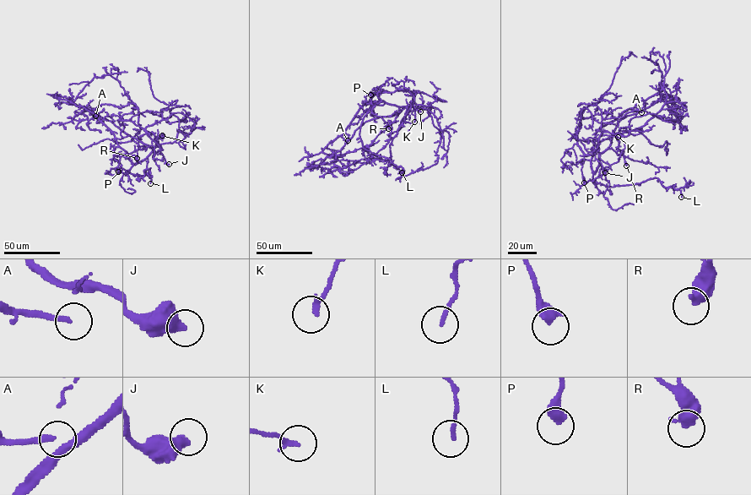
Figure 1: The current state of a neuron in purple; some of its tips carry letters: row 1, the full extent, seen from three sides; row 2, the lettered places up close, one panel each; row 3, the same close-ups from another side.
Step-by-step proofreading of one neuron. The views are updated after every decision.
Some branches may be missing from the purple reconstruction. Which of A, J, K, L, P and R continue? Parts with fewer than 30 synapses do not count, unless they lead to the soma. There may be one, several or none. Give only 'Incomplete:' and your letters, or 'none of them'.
Incomplete: A, J

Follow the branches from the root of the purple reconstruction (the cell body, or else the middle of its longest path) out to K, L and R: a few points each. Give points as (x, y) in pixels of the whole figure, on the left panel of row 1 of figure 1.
K: (134, 163), (143, 160), (154, 147), (157, 138), (162, 135)
L: (134, 163), (126, 172), (107, 172), (111, 168), (121, 168), (137, 175), (147, 174), (152, 176), (150, 183)
R: (134, 163), (143, 160), (153, 149), (145, 144), (142, 149), (137, 149), (137, 158)

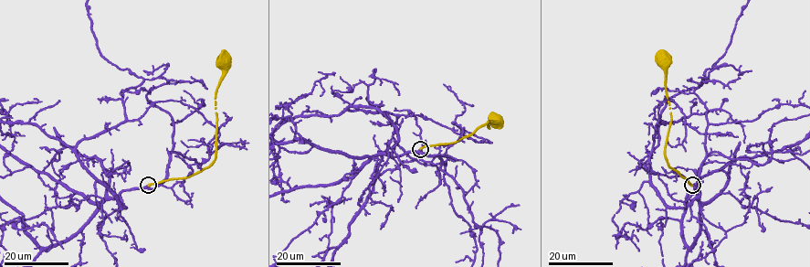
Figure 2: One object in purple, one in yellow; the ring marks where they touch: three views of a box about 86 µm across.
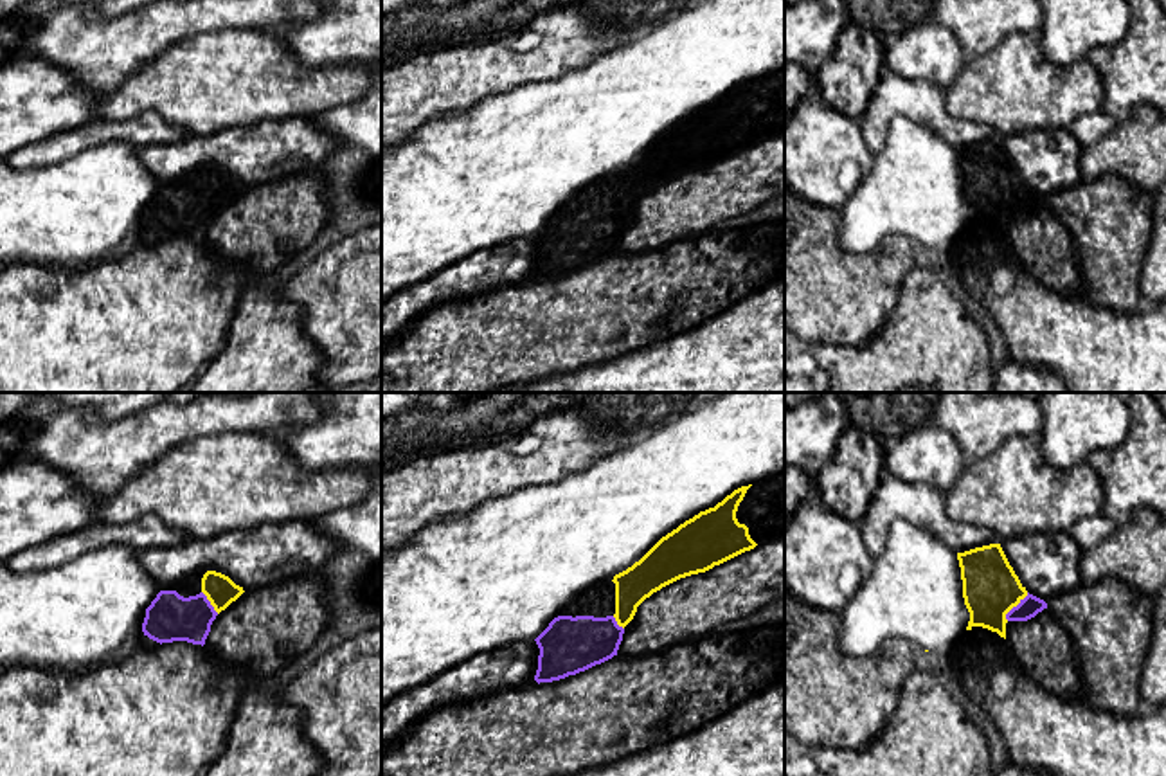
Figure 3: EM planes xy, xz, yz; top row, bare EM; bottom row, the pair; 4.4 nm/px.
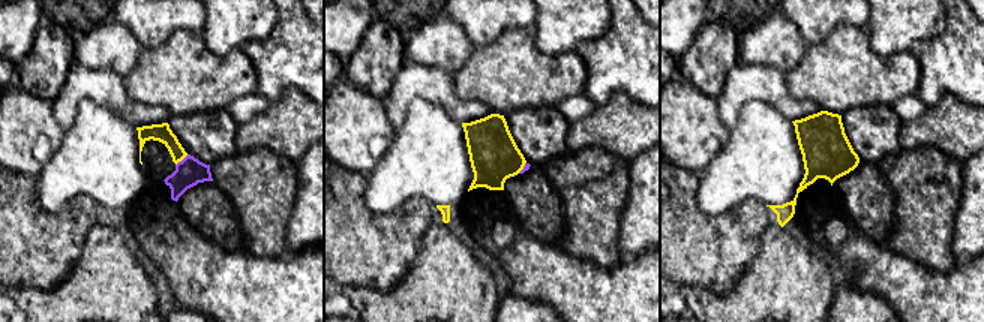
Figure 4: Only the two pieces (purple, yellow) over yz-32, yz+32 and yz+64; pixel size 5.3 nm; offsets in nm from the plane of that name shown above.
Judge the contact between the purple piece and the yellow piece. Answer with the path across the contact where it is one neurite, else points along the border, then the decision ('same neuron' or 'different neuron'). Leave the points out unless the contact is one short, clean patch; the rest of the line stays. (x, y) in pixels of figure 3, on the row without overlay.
across yz (1028, 204), (1013, 204), (990, 184) | same neuron

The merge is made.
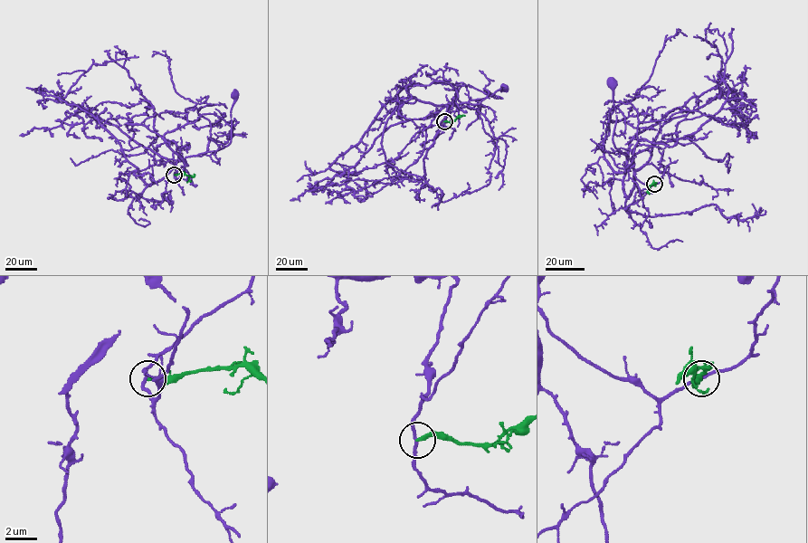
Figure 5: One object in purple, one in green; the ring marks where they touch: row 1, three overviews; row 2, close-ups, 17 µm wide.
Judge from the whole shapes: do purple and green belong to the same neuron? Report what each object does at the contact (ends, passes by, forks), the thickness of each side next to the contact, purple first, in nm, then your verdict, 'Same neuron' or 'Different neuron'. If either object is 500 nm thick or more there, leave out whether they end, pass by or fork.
At the ring purple passes by. At the ring green ends. Thickness 170 nm (purple) against 260 nm. Different neuron

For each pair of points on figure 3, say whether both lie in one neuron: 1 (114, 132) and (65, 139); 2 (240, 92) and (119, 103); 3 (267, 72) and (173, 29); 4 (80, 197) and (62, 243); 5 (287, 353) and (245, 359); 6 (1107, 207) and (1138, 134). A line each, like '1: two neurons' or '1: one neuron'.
1: one neuron
2: one neuron
3: two neurons
4: one neuron
5: one neuron
6: two neurons

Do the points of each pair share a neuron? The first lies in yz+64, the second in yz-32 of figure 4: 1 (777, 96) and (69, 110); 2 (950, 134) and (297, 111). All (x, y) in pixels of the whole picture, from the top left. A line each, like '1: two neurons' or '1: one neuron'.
1: one neuron
2: one neuron

